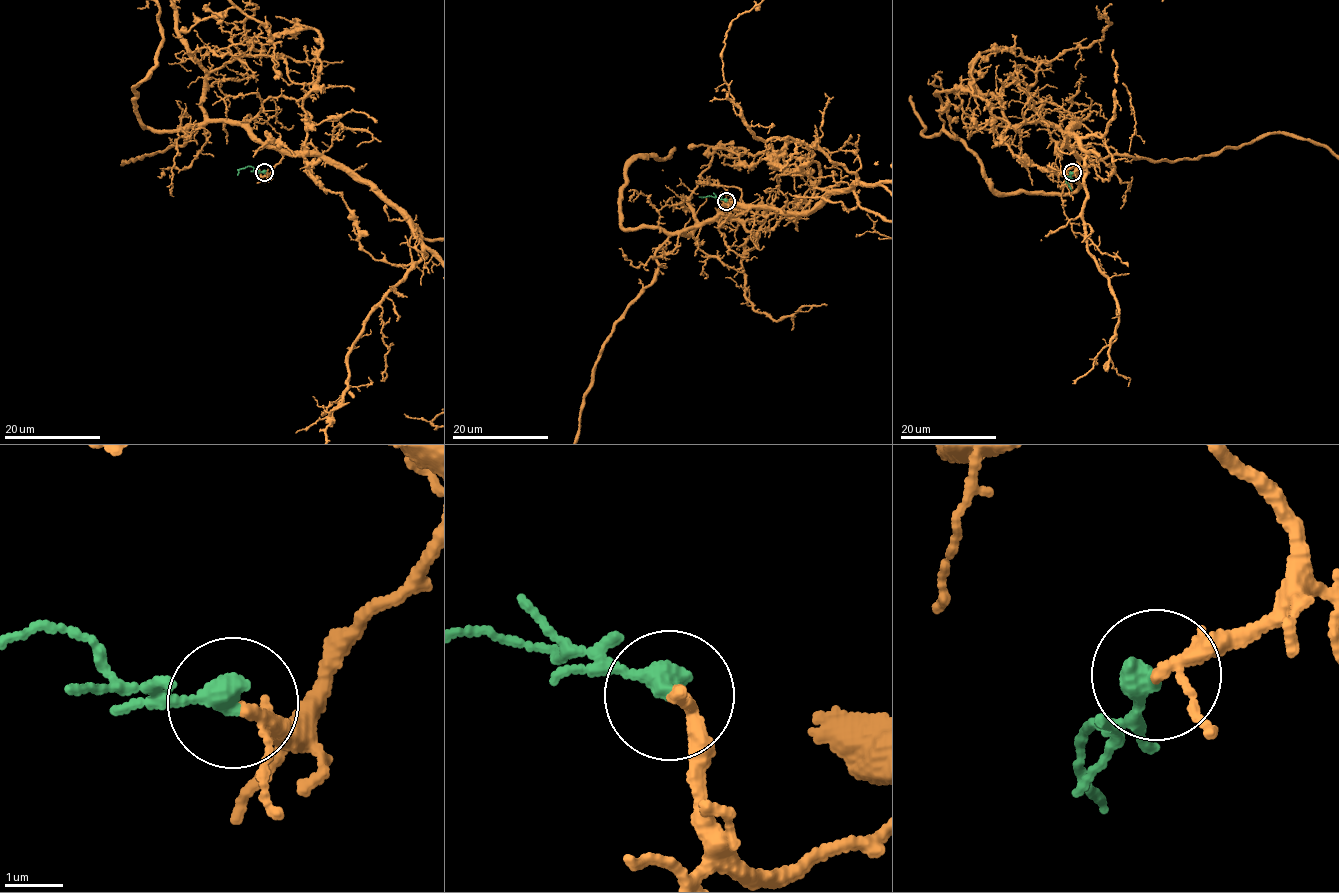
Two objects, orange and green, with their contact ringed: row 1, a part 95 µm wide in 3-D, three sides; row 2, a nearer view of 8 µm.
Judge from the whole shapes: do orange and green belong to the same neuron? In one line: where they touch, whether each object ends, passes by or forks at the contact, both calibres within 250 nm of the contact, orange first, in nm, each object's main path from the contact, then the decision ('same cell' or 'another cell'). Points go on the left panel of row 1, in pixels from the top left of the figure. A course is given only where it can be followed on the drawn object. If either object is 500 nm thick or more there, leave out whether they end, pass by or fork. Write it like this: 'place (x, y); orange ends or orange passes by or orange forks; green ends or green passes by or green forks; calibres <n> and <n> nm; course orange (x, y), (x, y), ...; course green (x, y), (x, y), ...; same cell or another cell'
place (264, 172); orange passes by; green ends; calibres 170 and 400 nm; course green (264, 172), (248, 166), (242, 167), (237, 175); same cell

